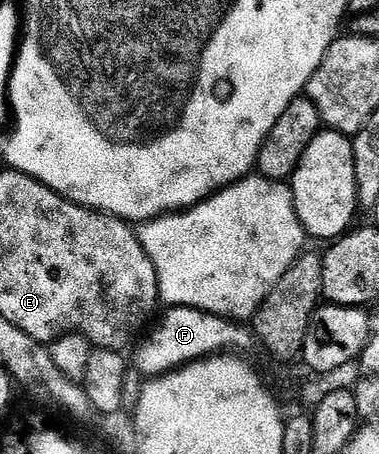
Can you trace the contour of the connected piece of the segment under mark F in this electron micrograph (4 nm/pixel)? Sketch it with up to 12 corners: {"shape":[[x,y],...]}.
{"shape":[[173,307],[134,348],[146,377],[253,343],[246,326]]}

